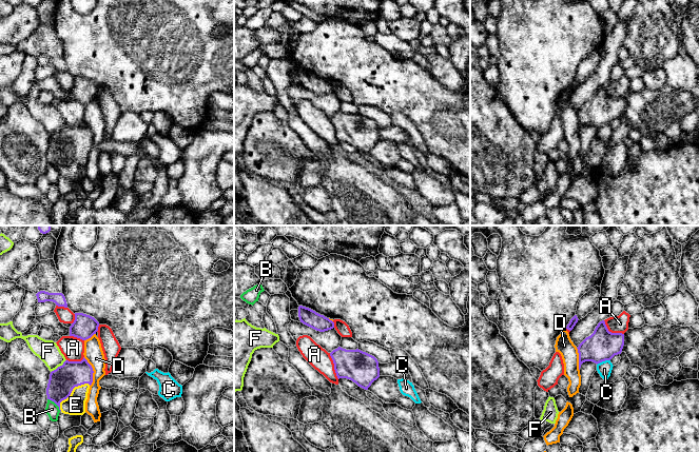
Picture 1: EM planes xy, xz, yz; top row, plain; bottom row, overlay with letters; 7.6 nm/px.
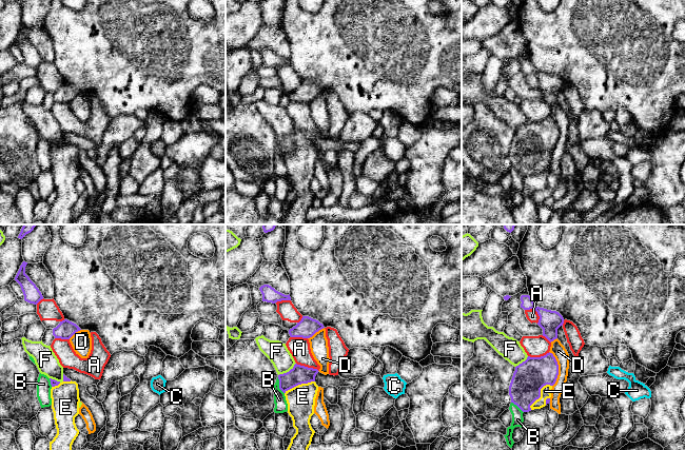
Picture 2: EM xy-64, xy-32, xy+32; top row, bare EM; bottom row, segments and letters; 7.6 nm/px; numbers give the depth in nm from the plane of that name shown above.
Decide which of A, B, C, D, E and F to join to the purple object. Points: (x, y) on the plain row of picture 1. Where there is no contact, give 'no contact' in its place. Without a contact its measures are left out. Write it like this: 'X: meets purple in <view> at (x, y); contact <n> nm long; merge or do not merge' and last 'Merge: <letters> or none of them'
A: meets purple in xz at (334, 130); contact 220 nm long; do not merge
B: meets purple in xy at (55, 166); contact 140 nm long; do not merge
C: meets purple in yz at (603, 124); contact 110 nm long; do not merge
D: meets purple in xy at (93, 136); contact 220 nm long; do not merge
E: meets purple in xy at (72, 154); contact 300 nm long; merge
F: meets purple in xy at (58, 131); contact 160 nm long; do not merge
Merge: E

